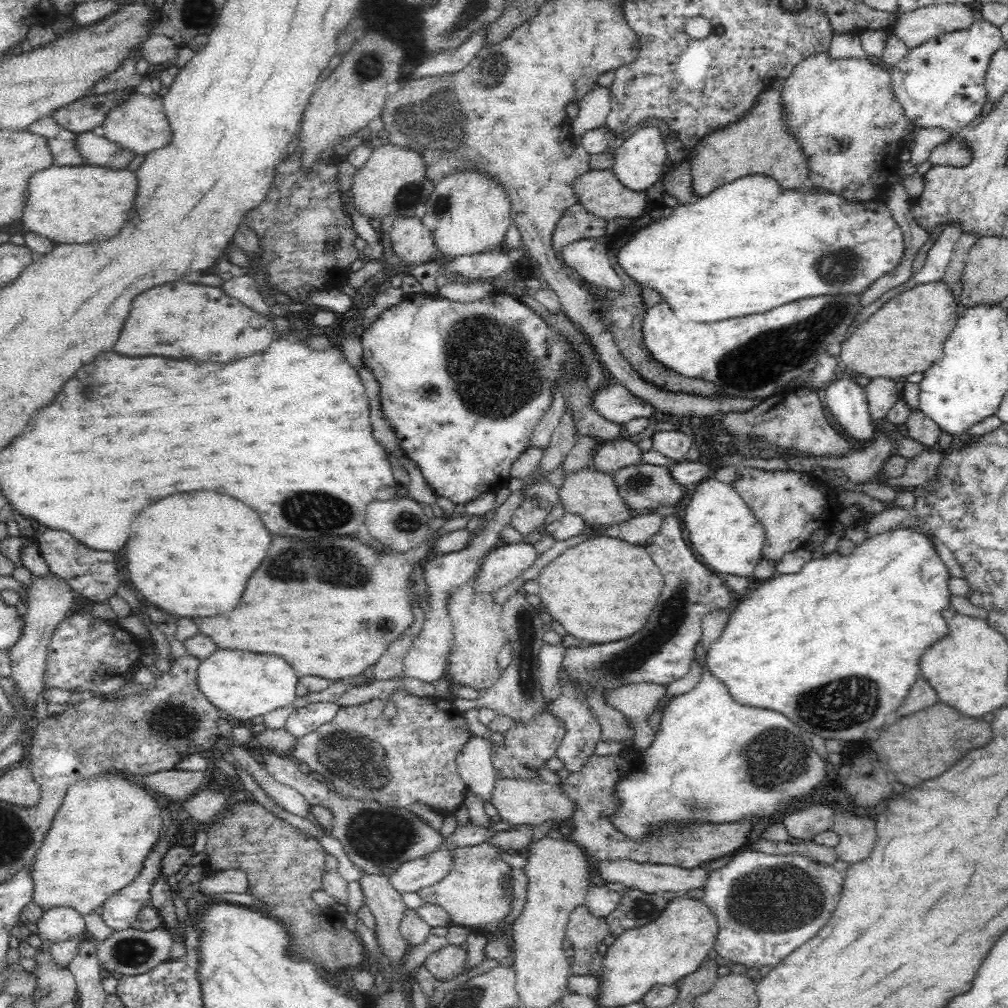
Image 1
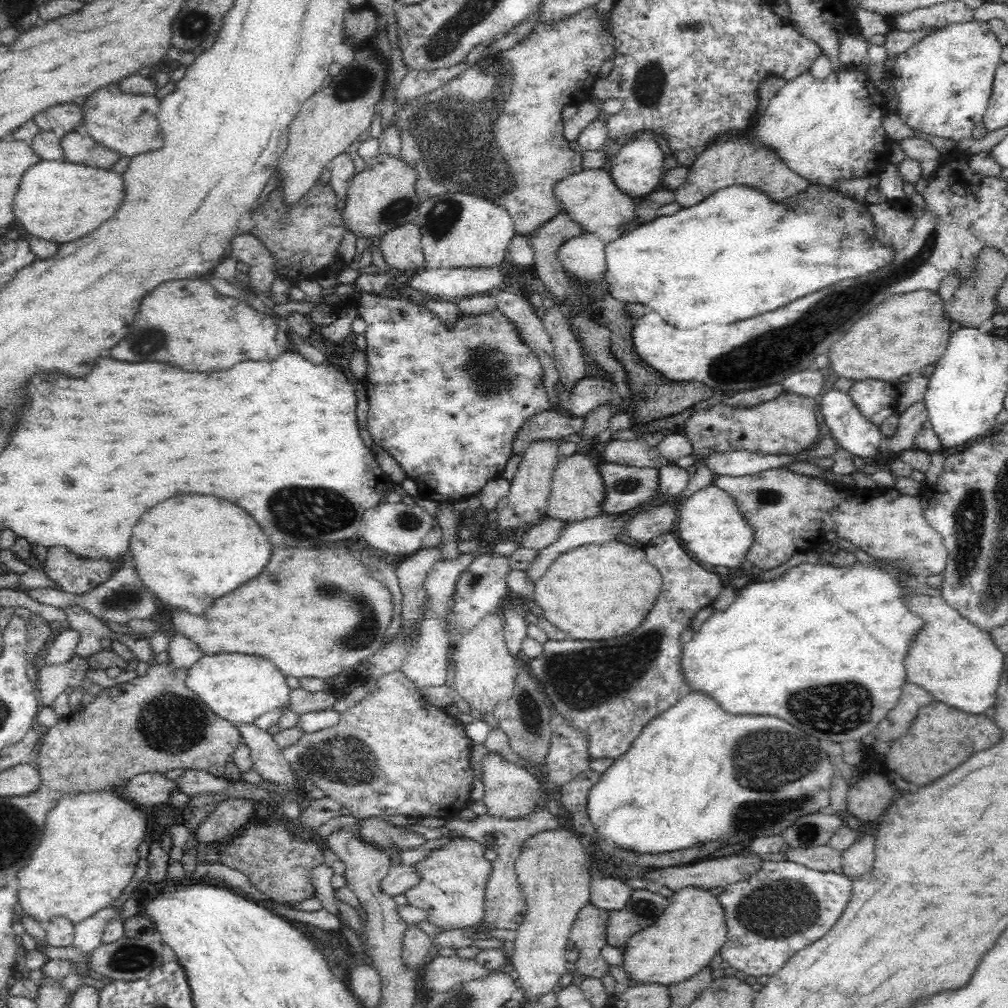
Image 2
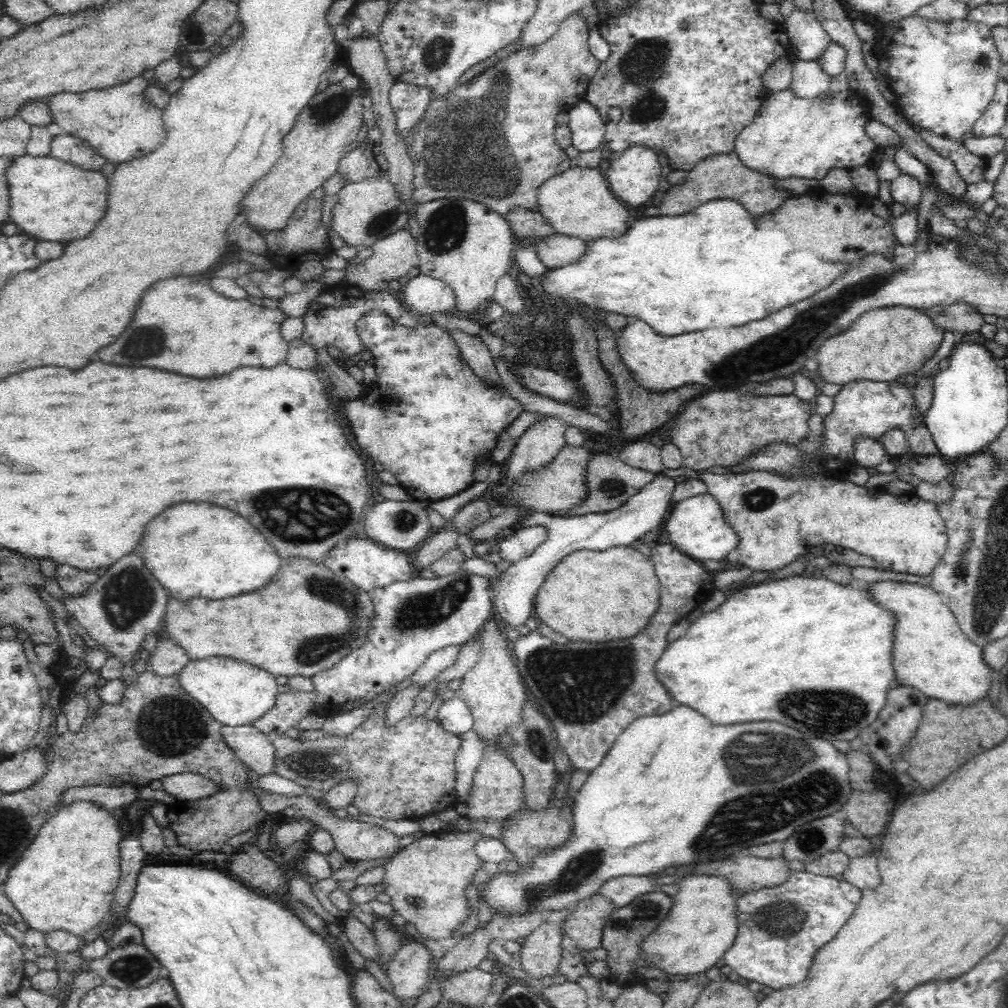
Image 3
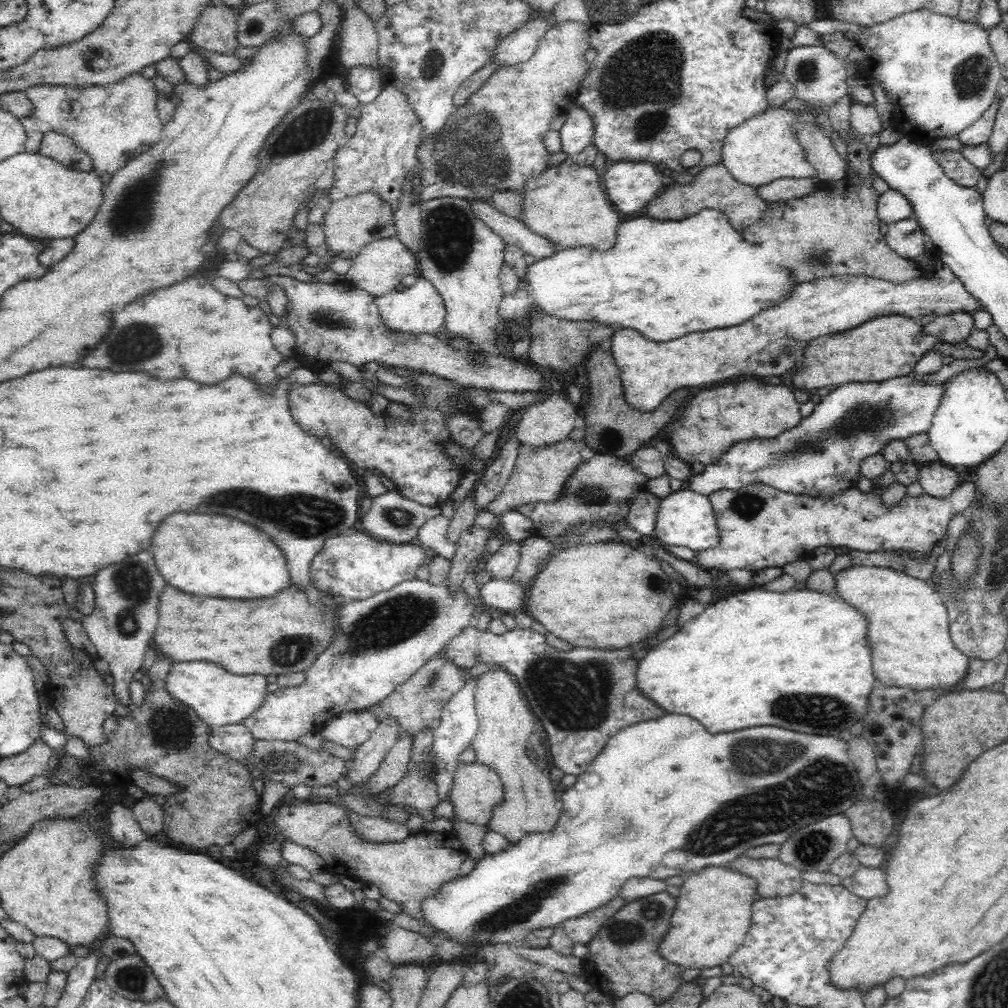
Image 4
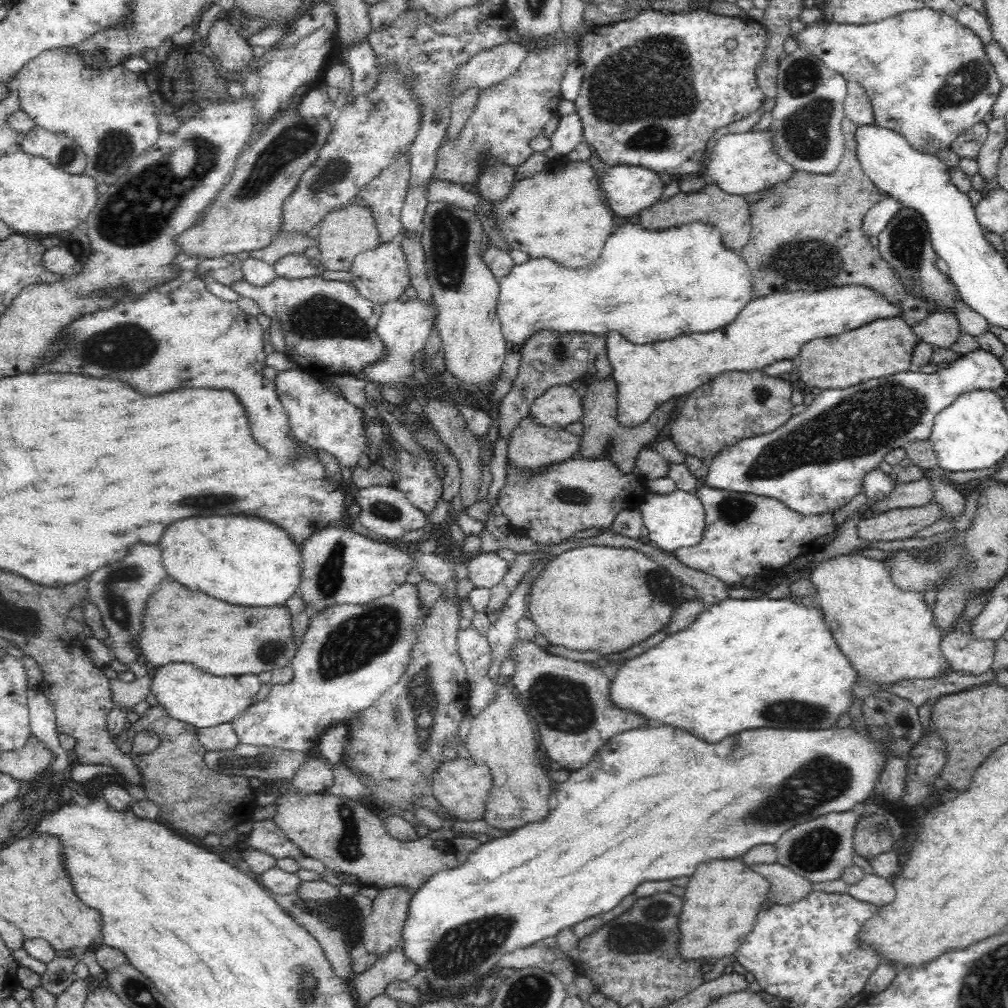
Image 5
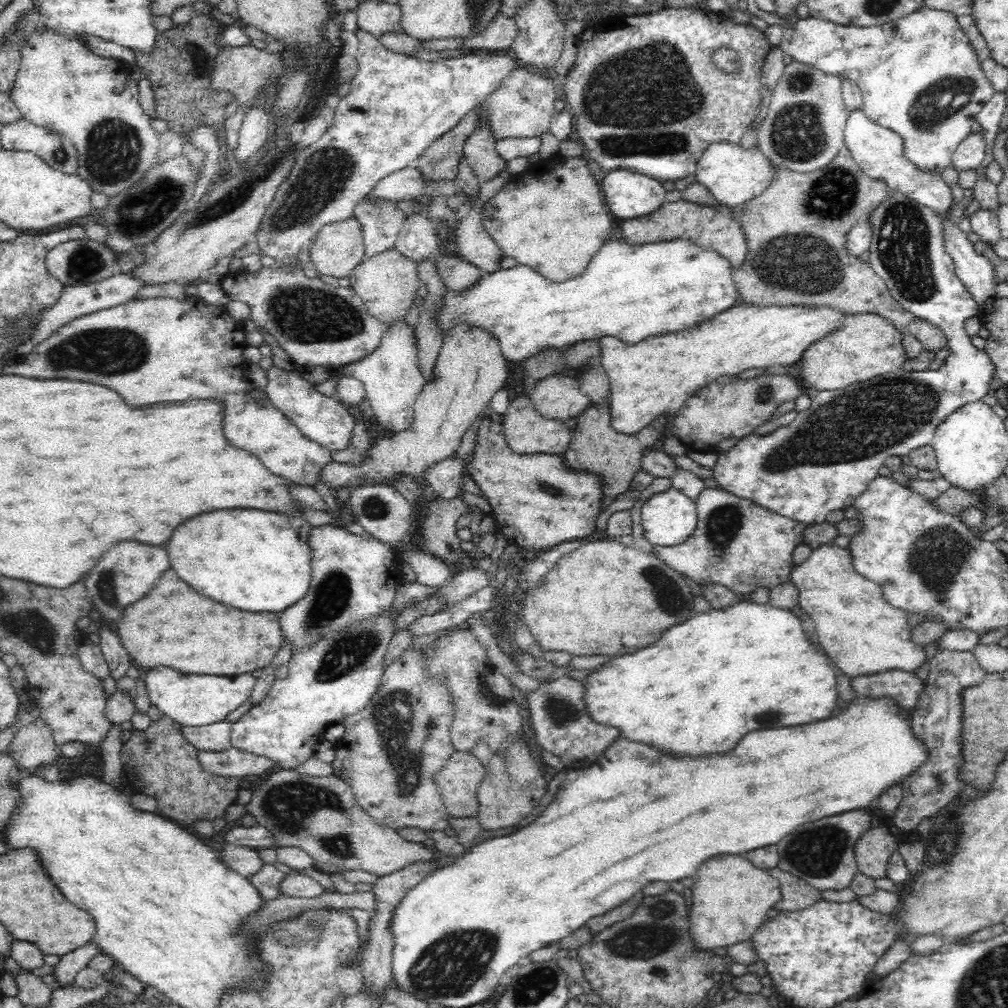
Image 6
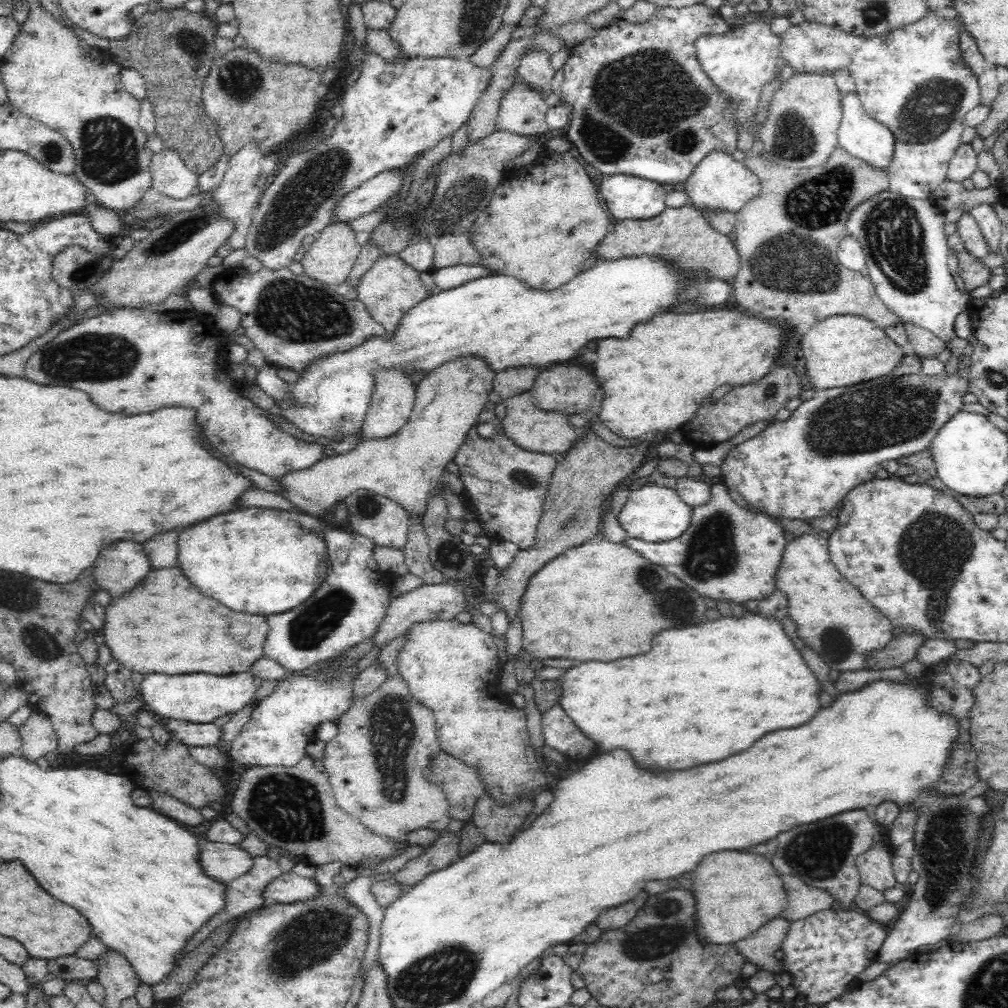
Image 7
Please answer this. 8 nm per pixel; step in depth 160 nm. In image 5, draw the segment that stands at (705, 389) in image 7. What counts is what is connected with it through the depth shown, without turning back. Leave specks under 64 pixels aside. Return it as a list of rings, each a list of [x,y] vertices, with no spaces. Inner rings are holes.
[[[842,285],[804,294],[800,290],[772,294],[752,300],[736,320],[720,330],[684,334],[650,344],[632,344],[616,331],[604,335],[610,376],[616,381],[616,419],[624,427],[636,427],[648,420],[664,402],[686,396],[698,386],[732,370],[761,370],[778,360],[792,360],[803,344],[814,339],[838,336],[873,320],[900,316],[900,309],[876,291],[862,285]]]

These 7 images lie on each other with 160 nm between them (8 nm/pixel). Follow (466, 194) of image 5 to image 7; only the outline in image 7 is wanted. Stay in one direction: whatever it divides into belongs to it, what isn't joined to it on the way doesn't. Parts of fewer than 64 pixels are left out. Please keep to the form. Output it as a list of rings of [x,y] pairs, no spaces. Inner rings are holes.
[[[404,170],[379,172],[364,180],[358,188],[346,192],[342,200],[334,206],[331,223],[346,223],[350,220],[371,214],[402,186]]]

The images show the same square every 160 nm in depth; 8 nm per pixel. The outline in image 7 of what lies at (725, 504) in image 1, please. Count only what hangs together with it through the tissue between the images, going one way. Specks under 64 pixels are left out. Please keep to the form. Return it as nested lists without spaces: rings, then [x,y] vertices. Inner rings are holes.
[[[649,482],[636,490],[629,490],[628,500],[616,514],[626,536],[644,542],[664,543],[678,538],[690,526],[692,509],[680,498],[676,489],[658,486]]]

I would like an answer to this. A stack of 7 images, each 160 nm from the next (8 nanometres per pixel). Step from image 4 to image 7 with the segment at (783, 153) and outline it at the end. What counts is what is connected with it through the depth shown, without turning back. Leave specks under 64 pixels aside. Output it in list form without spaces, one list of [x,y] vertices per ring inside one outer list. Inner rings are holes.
[[[712,152],[704,157],[686,179],[686,182],[683,182],[683,186],[683,191],[690,197],[690,204],[692,204],[693,208],[699,210],[707,220],[708,214],[712,214],[712,212],[730,212],[732,214],[740,212],[745,204],[750,202],[755,196],[758,196],[760,192],[758,177],[743,162],[734,161],[731,155],[729,156],[729,154],[724,152]]]

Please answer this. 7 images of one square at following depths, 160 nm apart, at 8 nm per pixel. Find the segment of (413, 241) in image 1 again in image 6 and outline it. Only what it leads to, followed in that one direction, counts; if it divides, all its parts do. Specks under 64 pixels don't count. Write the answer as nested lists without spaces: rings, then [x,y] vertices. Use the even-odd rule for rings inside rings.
[[[395,248],[386,252],[376,253],[361,261],[349,274],[351,287],[367,306],[367,311],[376,319],[380,319],[386,328],[390,328],[396,321],[403,321],[410,312],[416,290],[421,282],[417,273],[417,264],[399,253]]]

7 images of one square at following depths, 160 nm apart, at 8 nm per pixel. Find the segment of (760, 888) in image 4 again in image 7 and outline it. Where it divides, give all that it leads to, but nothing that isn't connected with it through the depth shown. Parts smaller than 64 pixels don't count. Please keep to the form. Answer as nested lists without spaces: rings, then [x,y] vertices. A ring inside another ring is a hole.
[[[782,875],[782,882],[787,894],[787,906],[781,912],[784,920],[797,921],[832,908],[835,900],[828,891],[808,886],[797,876]]]

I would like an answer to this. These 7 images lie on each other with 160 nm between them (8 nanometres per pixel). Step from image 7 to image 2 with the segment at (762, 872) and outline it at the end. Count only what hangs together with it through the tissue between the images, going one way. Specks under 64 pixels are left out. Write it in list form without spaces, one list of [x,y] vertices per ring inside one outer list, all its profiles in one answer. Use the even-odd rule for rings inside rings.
[[[688,886],[674,892],[669,898],[670,904],[665,908],[664,914],[648,928],[634,933],[628,940],[628,952],[624,952],[624,970],[630,978],[640,980],[644,984],[660,984],[668,986],[688,980],[702,967],[708,967],[716,952],[727,940],[727,923],[725,922],[724,909],[720,908],[720,901],[711,890],[699,886]]]

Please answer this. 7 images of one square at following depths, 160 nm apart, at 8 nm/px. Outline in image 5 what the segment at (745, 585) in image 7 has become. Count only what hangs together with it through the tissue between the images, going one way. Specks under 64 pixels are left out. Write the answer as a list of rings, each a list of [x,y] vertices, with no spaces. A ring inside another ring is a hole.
[[[700,485],[696,495],[704,509],[703,536],[696,546],[679,548],[669,553],[688,568],[716,576],[727,586],[744,585],[743,581],[748,576],[755,579],[757,576],[770,573],[771,570],[783,569],[801,555],[812,555],[820,550],[820,546],[828,544],[836,536],[836,530],[838,530],[830,512],[821,515],[802,515],[796,511],[790,511],[782,501],[774,497],[725,491],[705,485]]]

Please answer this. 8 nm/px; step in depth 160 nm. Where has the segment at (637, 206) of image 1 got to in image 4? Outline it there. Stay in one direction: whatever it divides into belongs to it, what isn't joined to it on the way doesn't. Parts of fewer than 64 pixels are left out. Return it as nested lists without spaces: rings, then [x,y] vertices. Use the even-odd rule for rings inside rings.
[[[566,157],[560,164],[548,167],[542,174],[526,180],[522,194],[523,214],[520,222],[524,223],[530,231],[538,236],[546,237],[548,241],[556,245],[556,250],[596,246],[594,250],[600,248],[612,248],[616,242],[616,232],[620,223],[614,206],[607,198],[605,190],[600,188],[602,178],[598,178],[596,170],[592,166],[580,166],[574,158]]]

